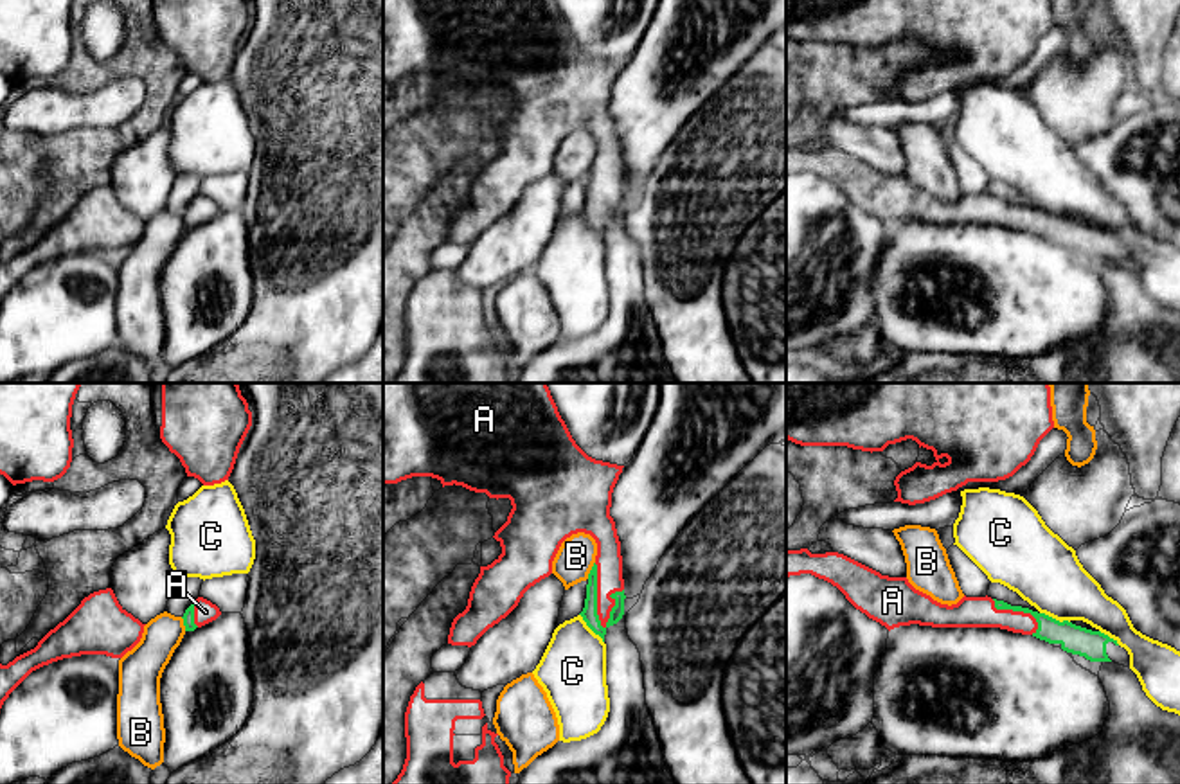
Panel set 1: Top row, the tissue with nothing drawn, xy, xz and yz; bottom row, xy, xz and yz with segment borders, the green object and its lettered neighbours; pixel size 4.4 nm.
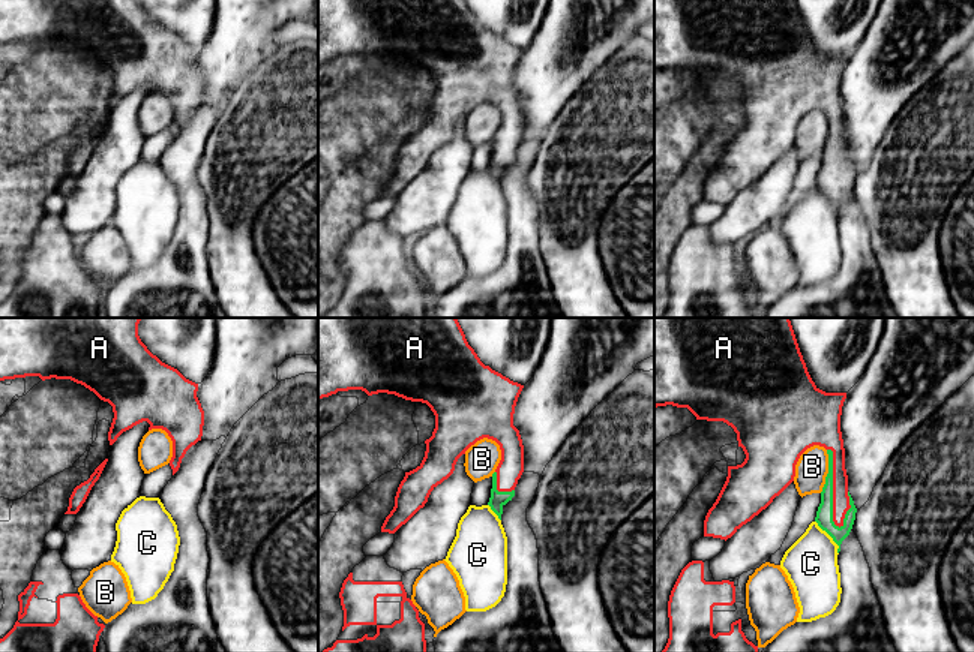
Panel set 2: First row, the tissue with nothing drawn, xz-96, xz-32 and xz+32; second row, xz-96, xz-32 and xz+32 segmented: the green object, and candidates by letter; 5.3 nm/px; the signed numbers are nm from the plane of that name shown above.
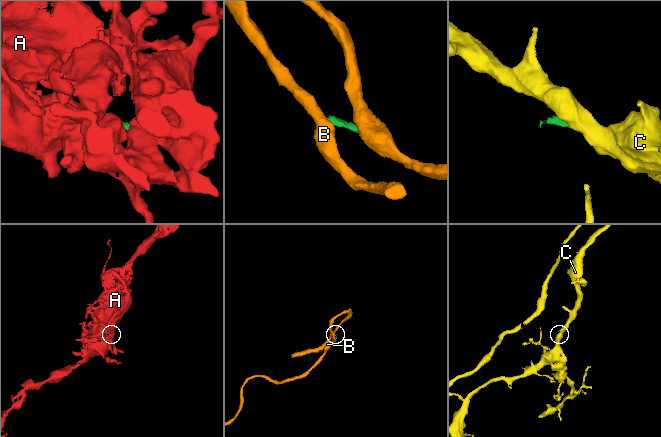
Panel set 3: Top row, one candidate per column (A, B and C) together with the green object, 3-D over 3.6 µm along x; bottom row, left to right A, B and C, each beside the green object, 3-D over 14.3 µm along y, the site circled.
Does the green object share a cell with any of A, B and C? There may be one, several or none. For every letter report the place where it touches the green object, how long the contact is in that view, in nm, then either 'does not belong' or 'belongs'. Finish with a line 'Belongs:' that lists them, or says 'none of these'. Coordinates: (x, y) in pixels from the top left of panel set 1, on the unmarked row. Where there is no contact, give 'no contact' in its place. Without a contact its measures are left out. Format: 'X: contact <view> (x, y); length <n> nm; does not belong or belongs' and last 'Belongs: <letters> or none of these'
A: contact xz (596, 193); length 300 nm; belongs
B: contact xz (590, 168); length 90 nm; does not belong
C: contact xz (590, 225); length 170 nm; does not belong
Belongs: A

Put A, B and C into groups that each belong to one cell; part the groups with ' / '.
A / B / C

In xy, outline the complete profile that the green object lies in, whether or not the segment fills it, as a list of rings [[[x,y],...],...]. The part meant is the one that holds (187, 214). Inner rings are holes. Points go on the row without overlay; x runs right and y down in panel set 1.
[[[198,194],[183,210],[185,228],[194,228],[221,212],[219,205],[210,198]]]

